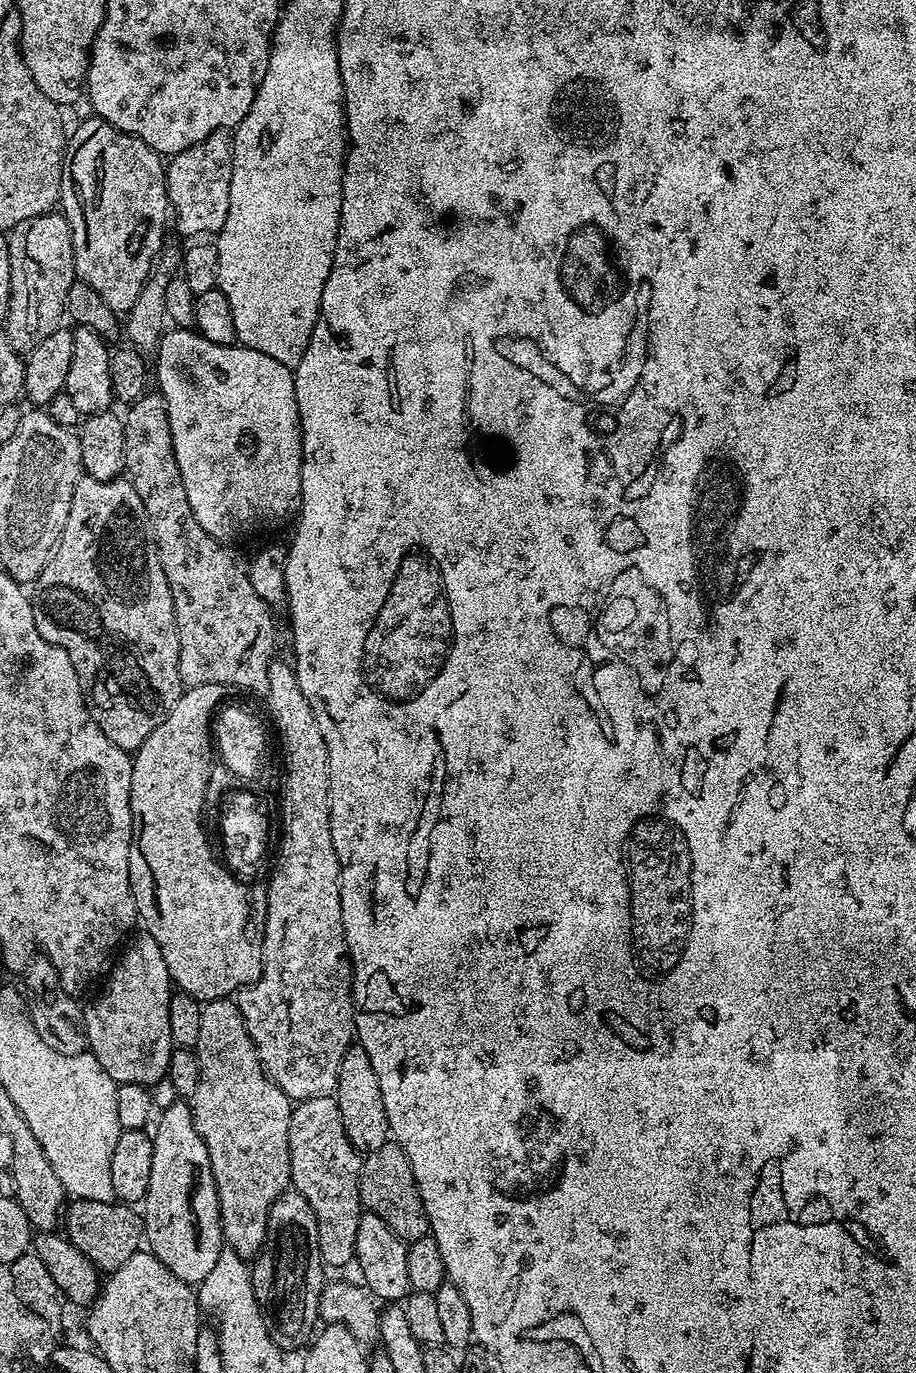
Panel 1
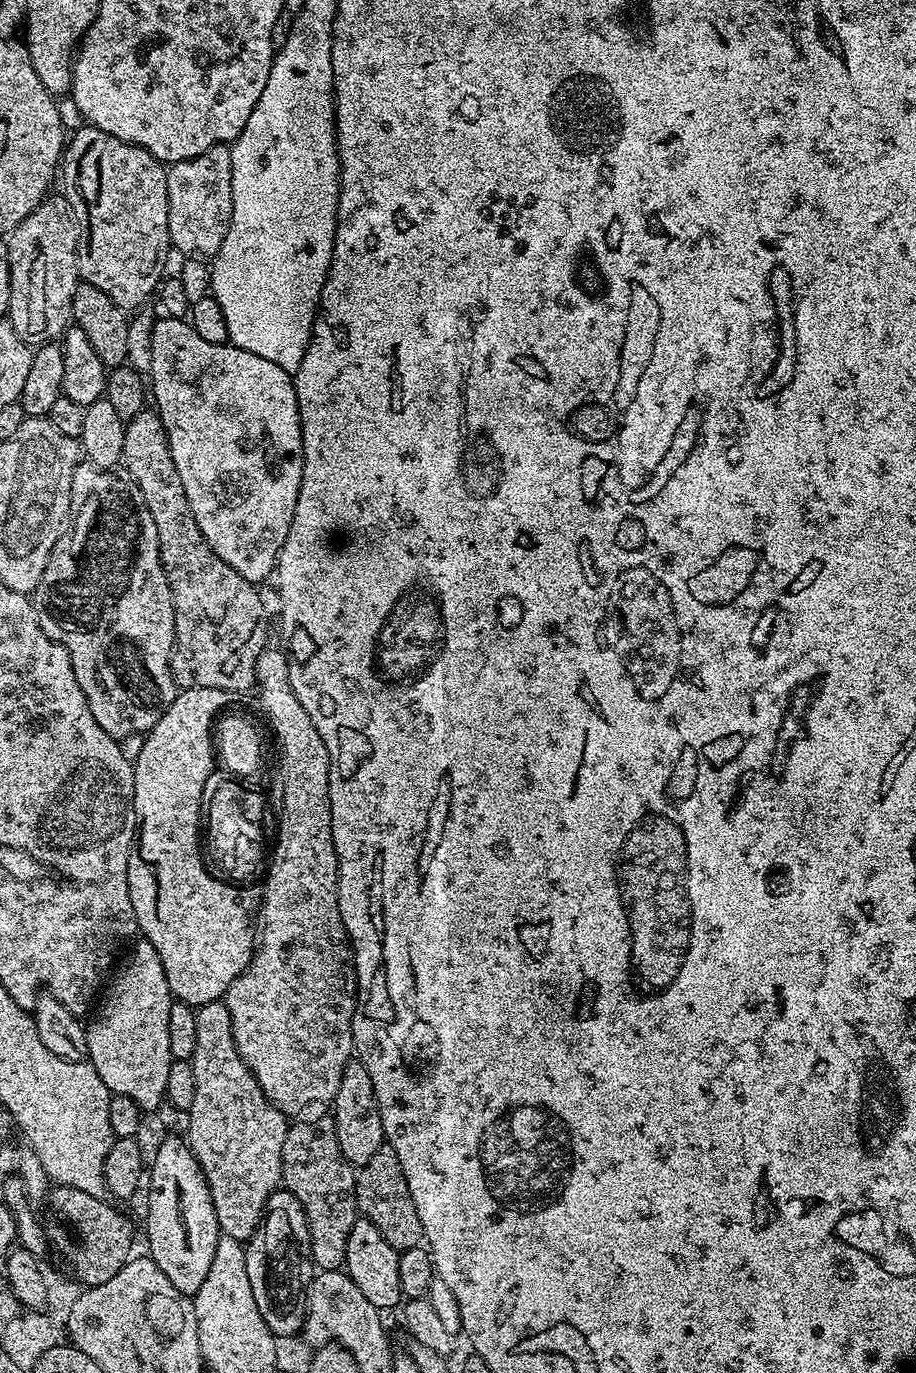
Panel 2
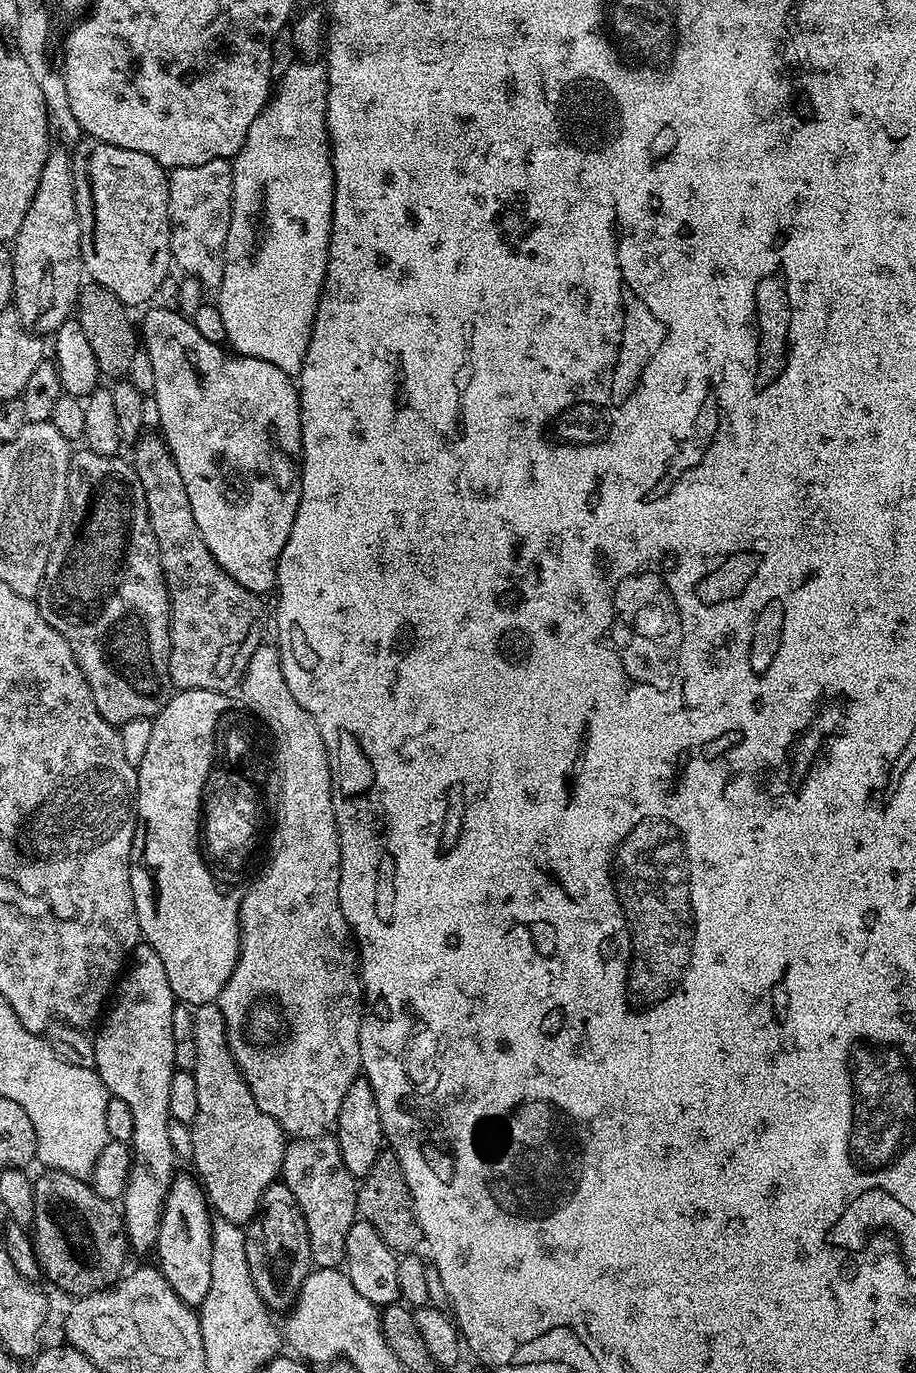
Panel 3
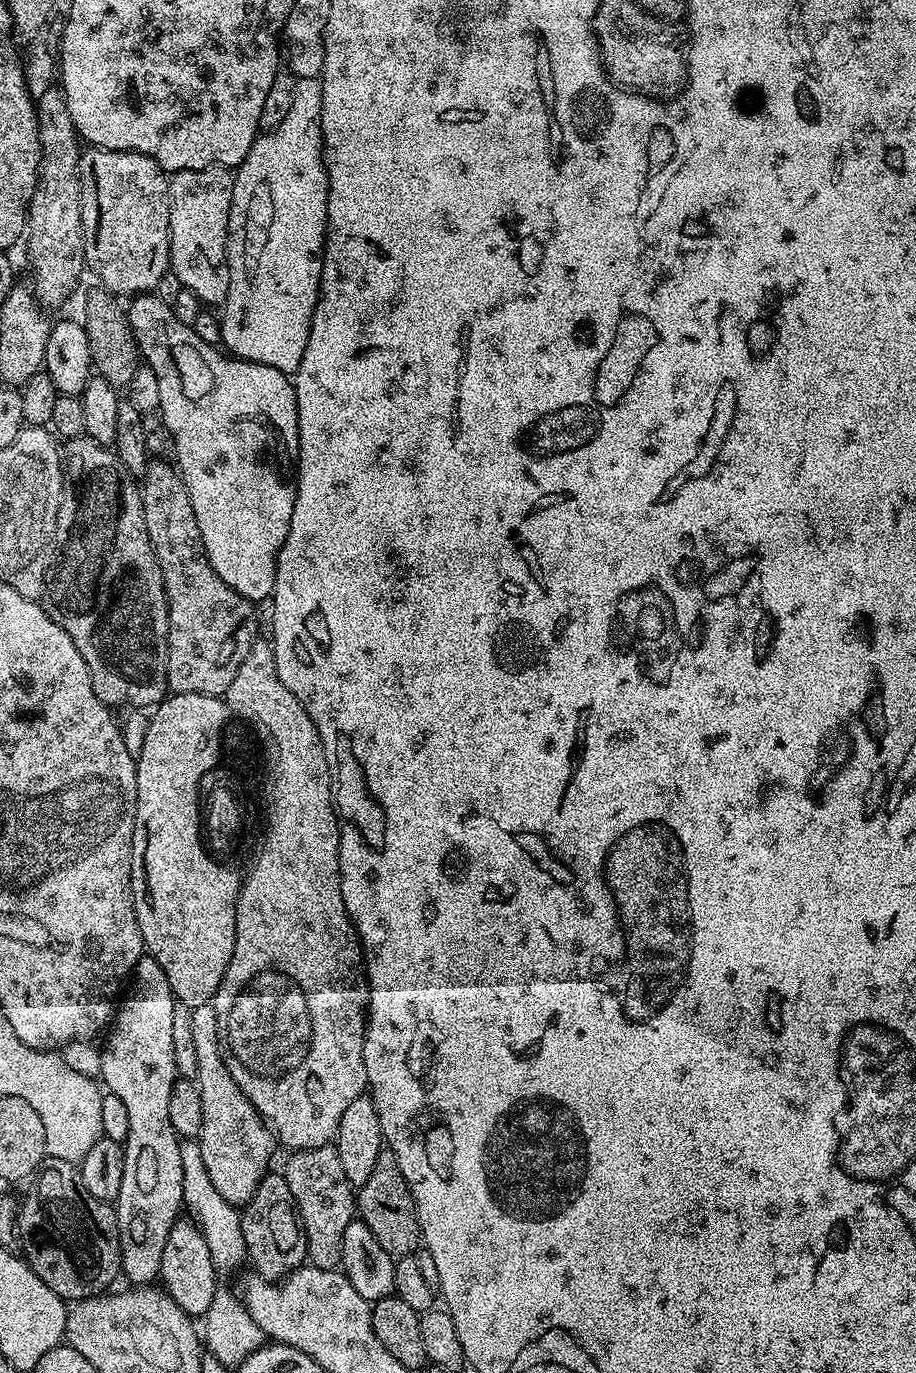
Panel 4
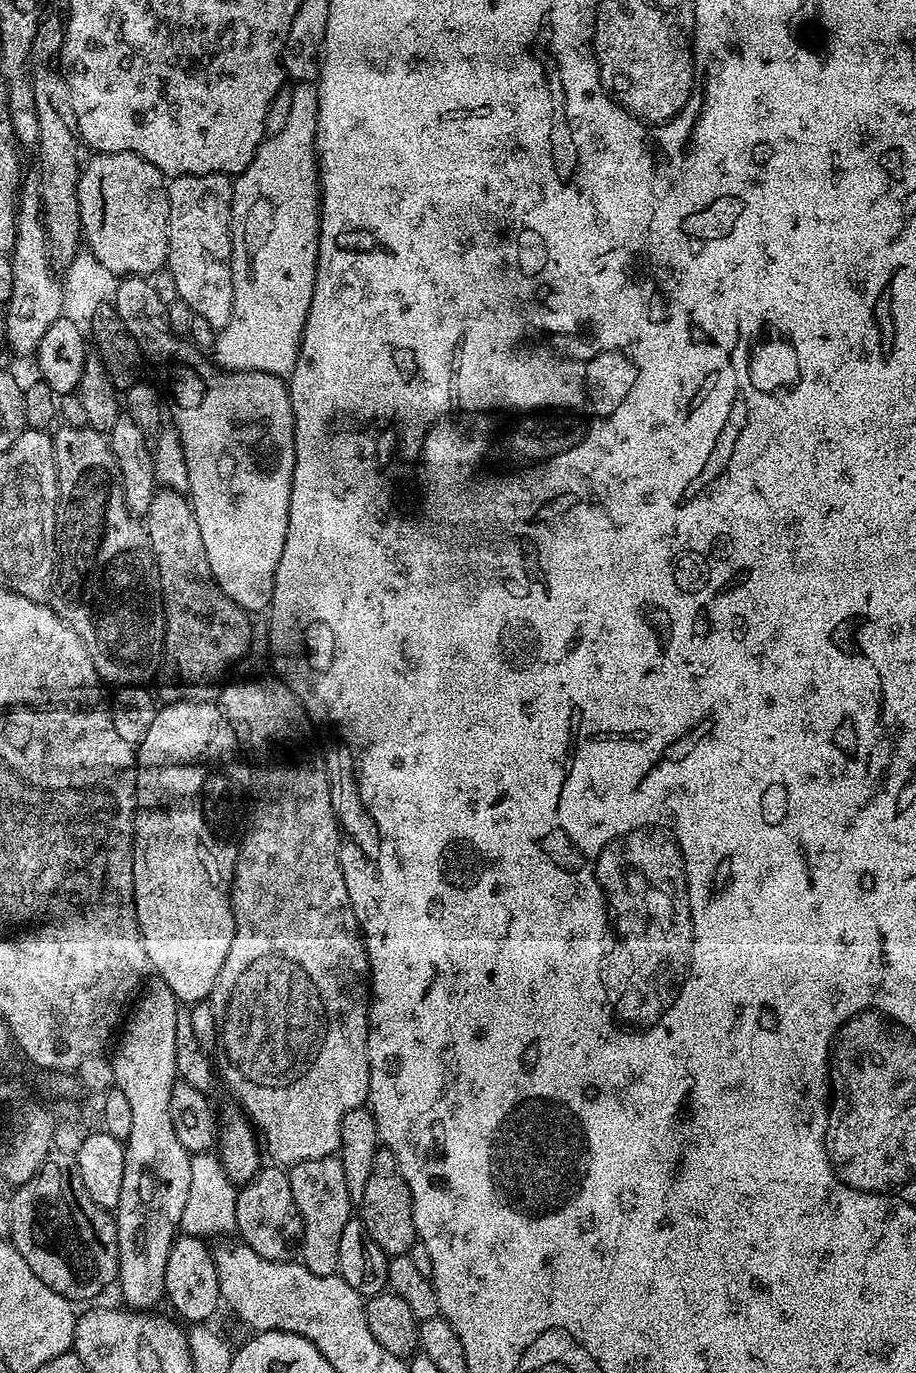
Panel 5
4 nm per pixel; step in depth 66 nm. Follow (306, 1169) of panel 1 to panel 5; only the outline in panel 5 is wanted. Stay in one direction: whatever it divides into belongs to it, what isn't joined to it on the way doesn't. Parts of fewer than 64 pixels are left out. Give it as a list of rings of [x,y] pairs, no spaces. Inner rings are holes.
[[[334,1155],[303,1160],[291,1165],[288,1177],[298,1214],[304,1223],[298,1249],[299,1263],[310,1270],[310,1274],[335,1276],[340,1271],[338,1246],[342,1242],[342,1230],[346,1230],[346,1222],[354,1216],[354,1202],[350,1198],[350,1190],[346,1190],[346,1174],[342,1174],[340,1157]]]

